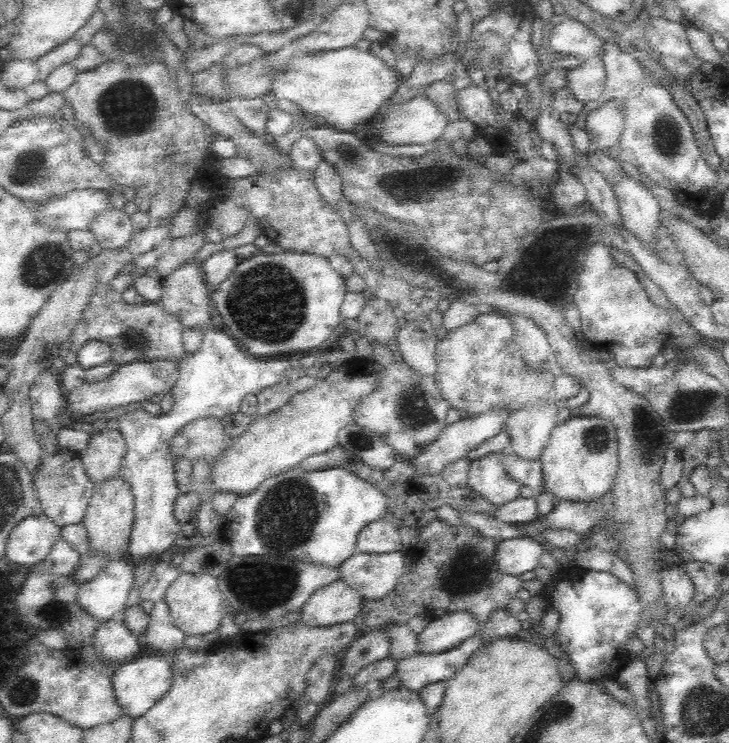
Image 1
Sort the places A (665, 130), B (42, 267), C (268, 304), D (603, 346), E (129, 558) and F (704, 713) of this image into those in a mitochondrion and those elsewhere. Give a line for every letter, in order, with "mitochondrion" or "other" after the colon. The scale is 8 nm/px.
A: mitochondrion
B: mitochondrion
C: mitochondrion
D: other
E: other
F: mitochondrion

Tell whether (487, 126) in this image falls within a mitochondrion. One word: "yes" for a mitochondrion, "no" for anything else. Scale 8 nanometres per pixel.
no

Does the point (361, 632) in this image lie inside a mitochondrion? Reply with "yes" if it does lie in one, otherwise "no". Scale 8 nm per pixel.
no

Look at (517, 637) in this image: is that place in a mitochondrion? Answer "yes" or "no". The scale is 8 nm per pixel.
no

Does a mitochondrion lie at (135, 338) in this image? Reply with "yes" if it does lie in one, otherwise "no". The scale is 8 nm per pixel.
yes

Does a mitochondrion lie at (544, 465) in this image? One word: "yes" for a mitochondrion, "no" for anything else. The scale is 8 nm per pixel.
no

